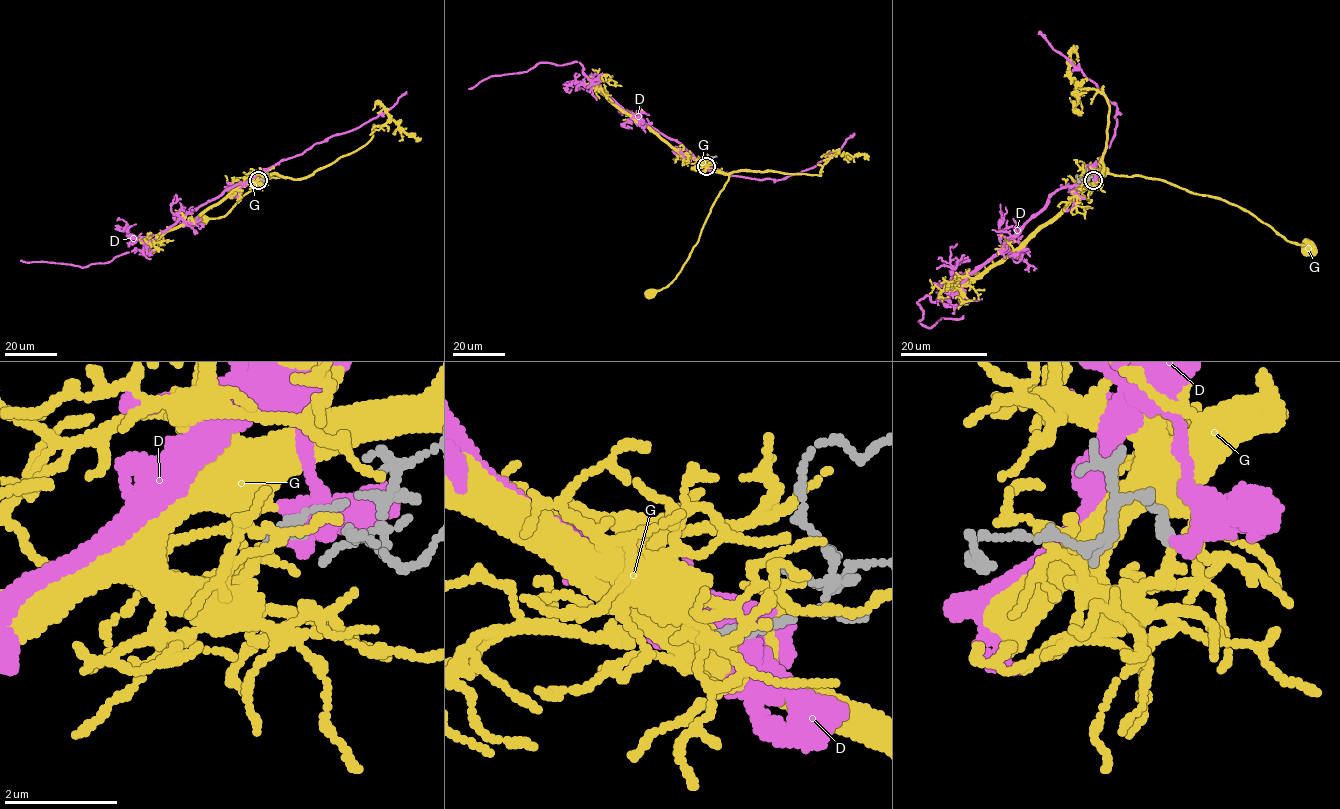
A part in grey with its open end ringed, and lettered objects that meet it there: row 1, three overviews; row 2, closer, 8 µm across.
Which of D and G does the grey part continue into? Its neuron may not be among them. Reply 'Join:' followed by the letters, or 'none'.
Join: G

